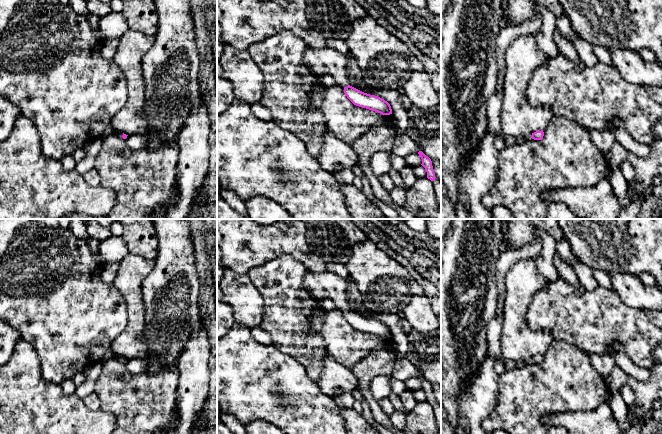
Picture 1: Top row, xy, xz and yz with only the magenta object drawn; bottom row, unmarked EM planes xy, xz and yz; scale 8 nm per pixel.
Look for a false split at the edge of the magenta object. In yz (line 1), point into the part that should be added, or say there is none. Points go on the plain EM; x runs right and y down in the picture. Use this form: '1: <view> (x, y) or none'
1: yz (509, 364)

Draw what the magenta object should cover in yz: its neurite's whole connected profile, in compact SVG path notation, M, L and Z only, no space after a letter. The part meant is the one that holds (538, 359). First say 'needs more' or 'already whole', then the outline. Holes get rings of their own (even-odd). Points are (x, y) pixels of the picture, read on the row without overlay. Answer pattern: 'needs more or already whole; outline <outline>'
needs more; outline M543 354L541 355L536 355L532 358L528 358L527 360L506 360L504 359L505 362L505 367L508 370L516 369L518 368L521 364L527 363L534 363L534 364L542 364L544 360Z

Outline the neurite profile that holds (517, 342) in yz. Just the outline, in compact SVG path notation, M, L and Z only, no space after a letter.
M525 259L513 264L505 277L503 326L498 344L502 358L527 360L547 351L555 340L550 331L532 331L526 324L526 313L536 292L548 280L539 273L536 259Z

